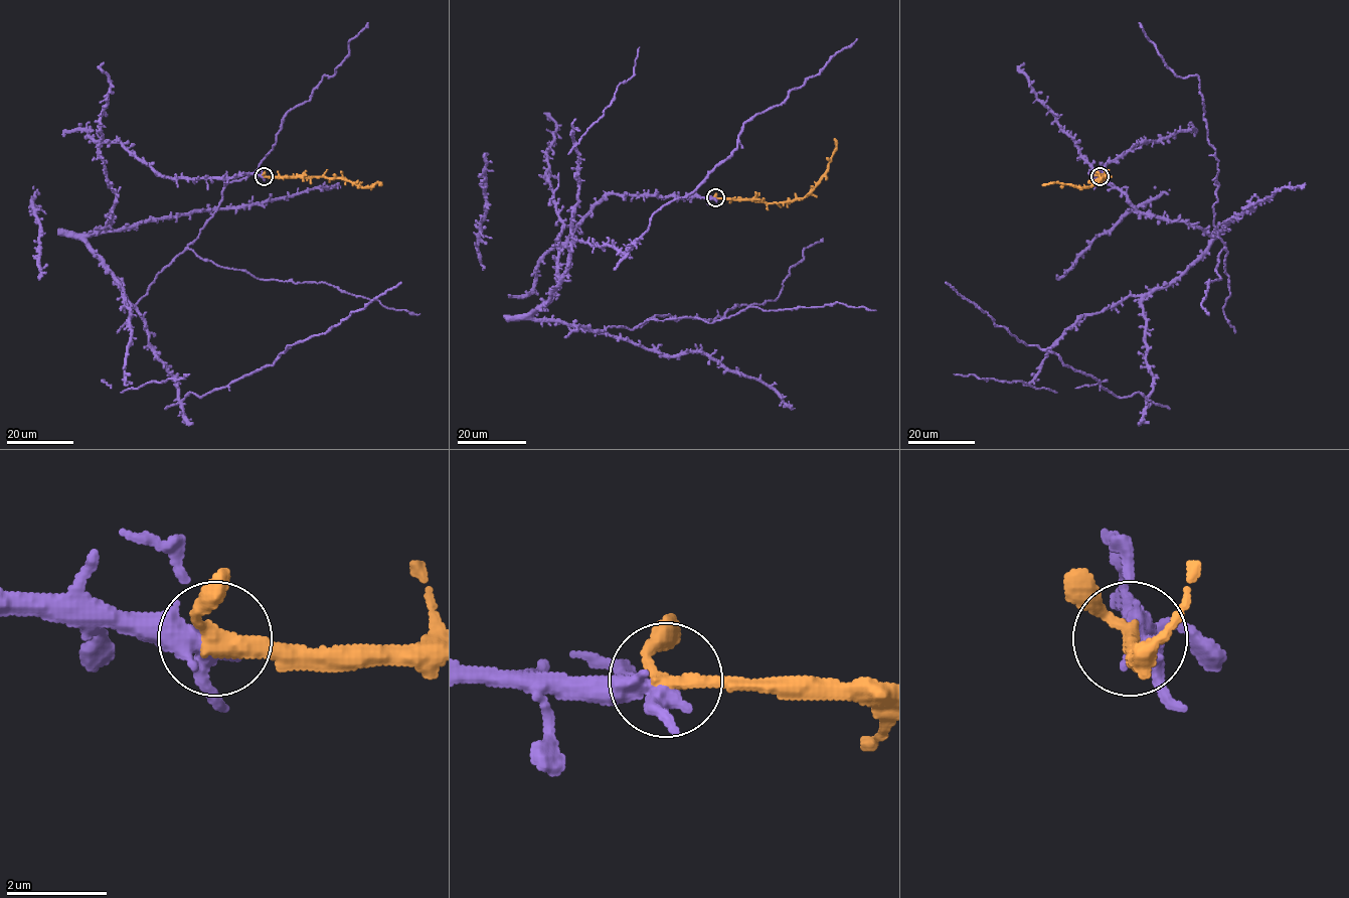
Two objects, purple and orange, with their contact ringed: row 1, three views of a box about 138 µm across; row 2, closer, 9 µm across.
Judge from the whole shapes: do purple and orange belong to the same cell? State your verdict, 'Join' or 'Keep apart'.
Join

